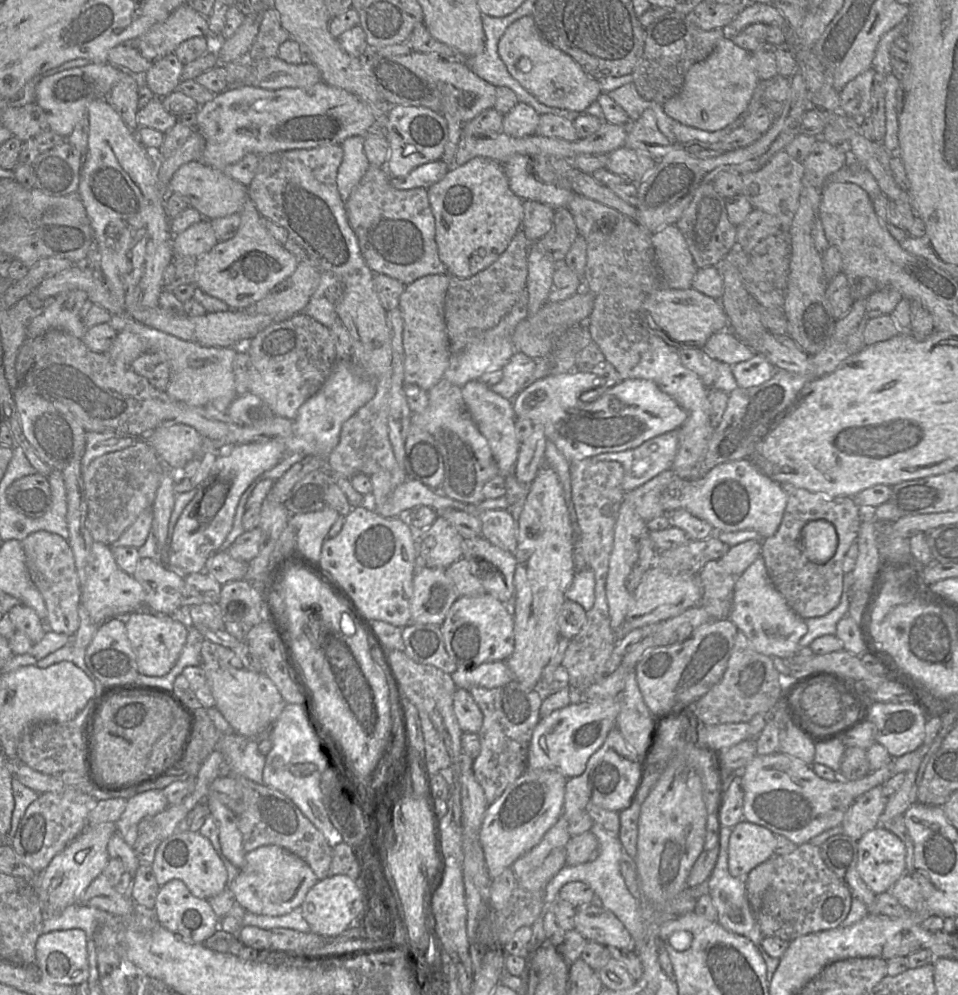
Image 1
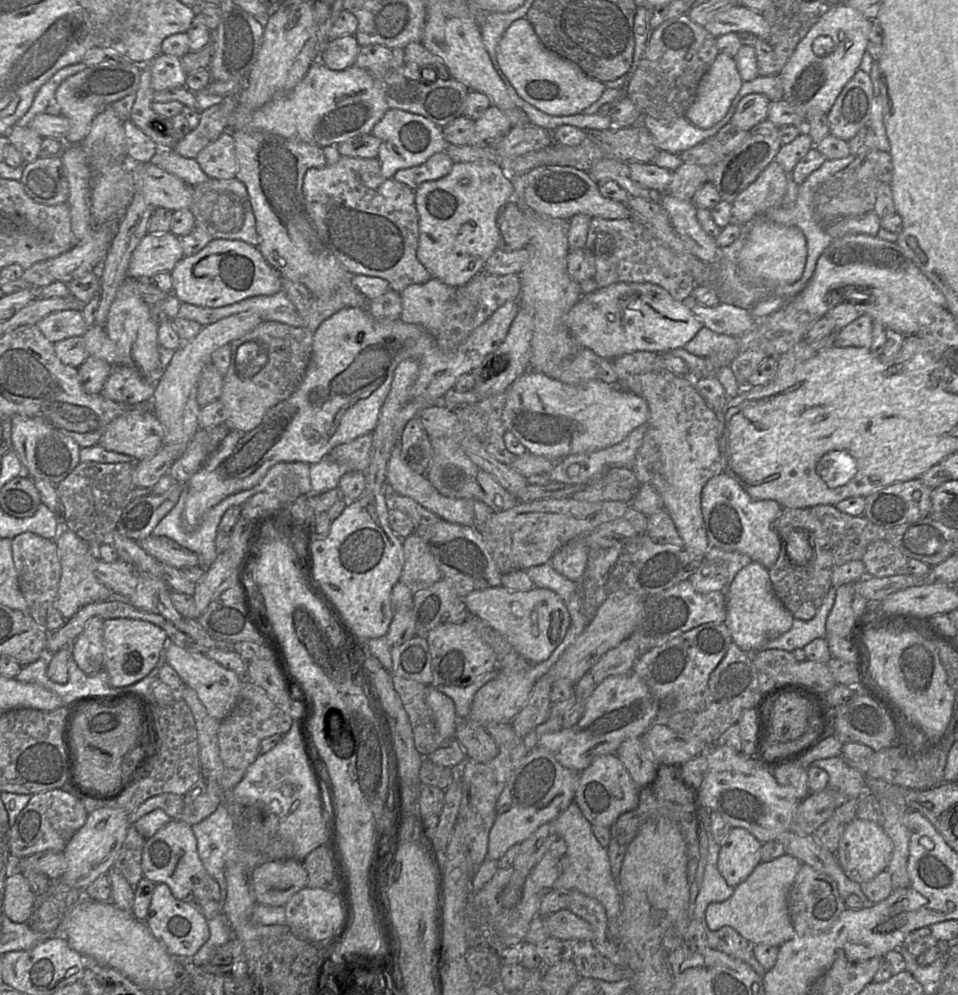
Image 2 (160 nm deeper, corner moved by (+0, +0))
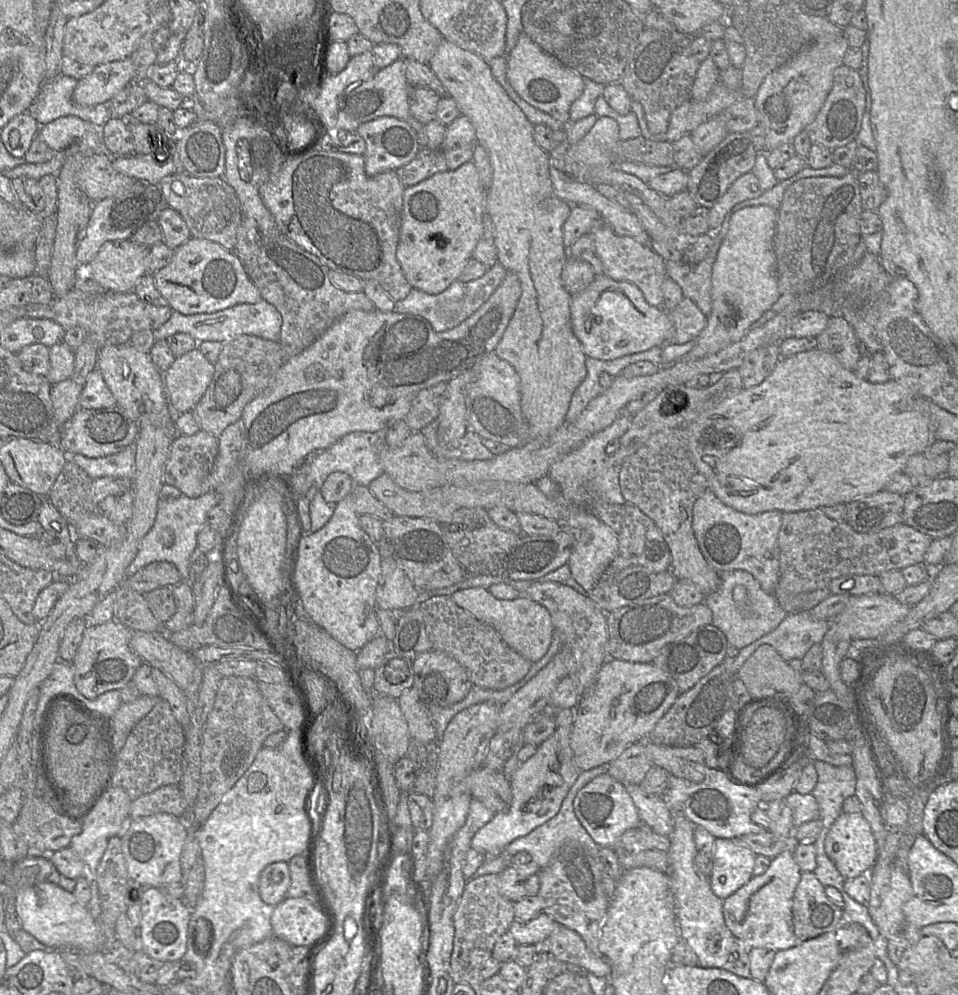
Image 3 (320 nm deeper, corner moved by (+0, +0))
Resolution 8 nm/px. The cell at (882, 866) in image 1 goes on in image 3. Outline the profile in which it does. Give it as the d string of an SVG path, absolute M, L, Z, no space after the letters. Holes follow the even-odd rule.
M842 812L825 837L824 849L846 879L869 873L877 861L876 842L861 813Z

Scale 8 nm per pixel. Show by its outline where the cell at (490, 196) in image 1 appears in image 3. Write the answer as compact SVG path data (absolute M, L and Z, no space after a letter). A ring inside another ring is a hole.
M472 161L404 189L396 256L414 289L439 294L458 279L483 234L486 191Z

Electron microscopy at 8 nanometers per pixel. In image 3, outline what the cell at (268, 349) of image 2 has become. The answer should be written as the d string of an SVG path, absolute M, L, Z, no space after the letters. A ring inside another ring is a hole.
M240 335L223 344L214 363L213 377L204 395L191 410L200 430L218 438L227 426L241 418L245 405L269 386L286 359L279 341Z

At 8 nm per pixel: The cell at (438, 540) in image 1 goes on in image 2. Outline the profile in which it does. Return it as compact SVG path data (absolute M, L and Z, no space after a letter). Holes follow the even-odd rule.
M414 533L403 541L403 559L399 581L408 586L413 594L432 586L442 578L428 546Z

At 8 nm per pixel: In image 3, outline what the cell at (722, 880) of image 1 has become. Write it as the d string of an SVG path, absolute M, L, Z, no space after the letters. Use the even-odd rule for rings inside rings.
M674 814L674 831L668 836L671 843L668 853L668 876L680 937L696 953L699 966L722 968L738 976L752 978L749 949L745 948L727 927L723 914L723 900L713 893L709 875L700 872L694 863L696 846L693 833L695 827L684 814Z

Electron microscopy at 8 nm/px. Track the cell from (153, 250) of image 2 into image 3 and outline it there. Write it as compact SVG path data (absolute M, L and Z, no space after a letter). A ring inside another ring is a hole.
M131 239L107 241L84 271L107 292L129 292L146 274L145 260L149 250Z

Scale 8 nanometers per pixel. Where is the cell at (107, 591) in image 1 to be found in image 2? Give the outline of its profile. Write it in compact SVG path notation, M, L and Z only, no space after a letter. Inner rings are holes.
M63 528L54 539L61 563L61 577L55 607L64 619L72 618L82 607L106 600L124 600L121 594L105 586L95 574L98 558L93 554L92 545L67 528Z

